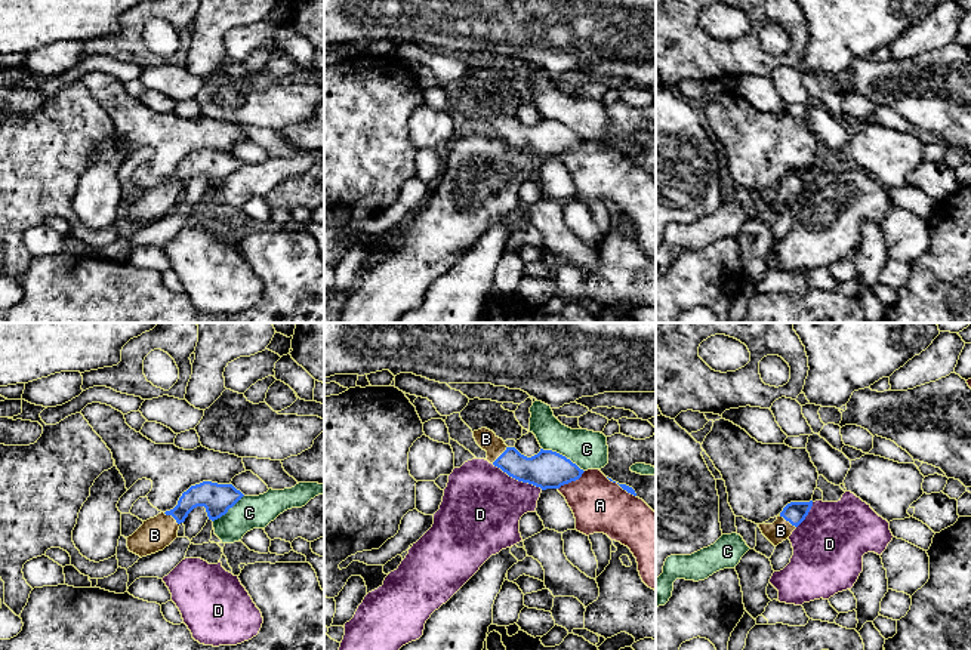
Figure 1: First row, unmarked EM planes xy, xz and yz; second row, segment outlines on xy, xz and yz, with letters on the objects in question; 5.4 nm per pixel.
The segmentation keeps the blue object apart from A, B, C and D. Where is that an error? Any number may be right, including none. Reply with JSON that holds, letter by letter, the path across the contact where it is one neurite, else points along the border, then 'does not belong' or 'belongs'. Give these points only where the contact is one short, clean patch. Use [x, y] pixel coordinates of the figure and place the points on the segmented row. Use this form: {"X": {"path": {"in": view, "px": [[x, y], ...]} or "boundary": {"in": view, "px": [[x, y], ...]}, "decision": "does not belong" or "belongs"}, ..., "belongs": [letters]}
{"A": {"decision": "does not belong"}, "B": {"decision": "belongs"}, "C": {"decision": "does not belong"}, "D": {"boundary": {"in": "xz", "px": [[492, 464], [509, 476], [542, 489]]}, "decision": "does not belong"}, "belongs": ["B"]}

